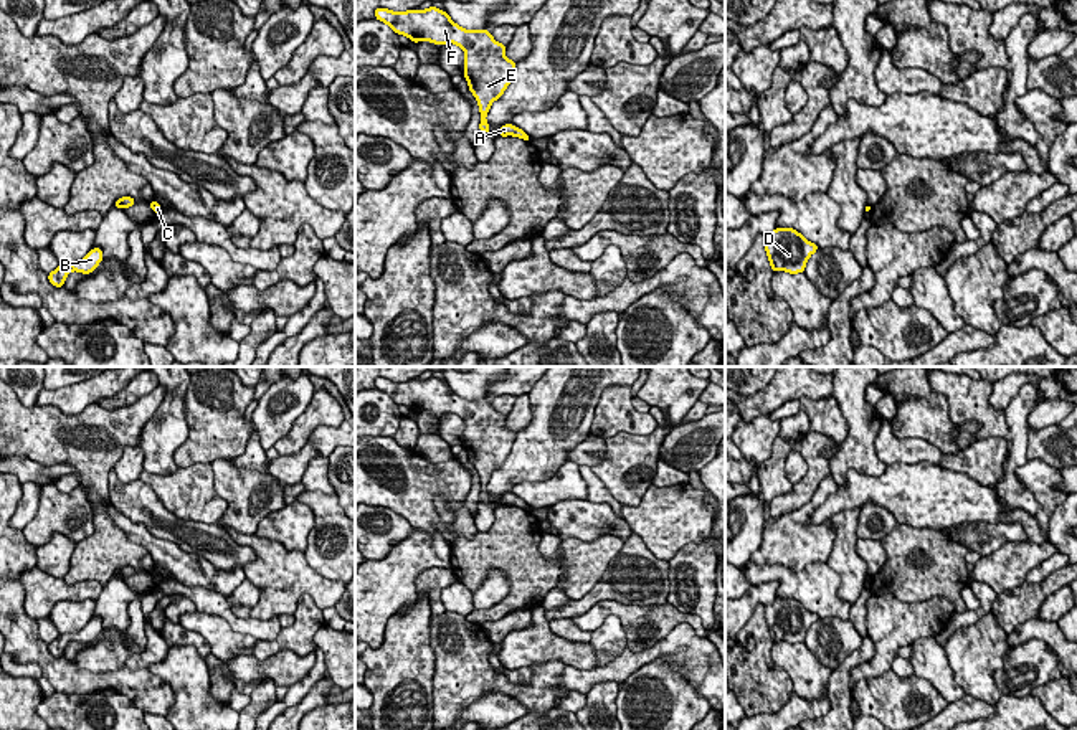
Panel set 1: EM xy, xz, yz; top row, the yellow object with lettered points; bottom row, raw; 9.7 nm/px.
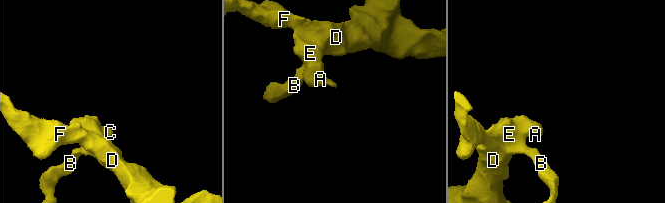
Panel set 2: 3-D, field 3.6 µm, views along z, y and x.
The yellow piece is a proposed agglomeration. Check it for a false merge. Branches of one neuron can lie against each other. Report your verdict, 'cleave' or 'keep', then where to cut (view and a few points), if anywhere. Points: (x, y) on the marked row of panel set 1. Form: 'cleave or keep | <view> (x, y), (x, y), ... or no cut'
keep | no cut

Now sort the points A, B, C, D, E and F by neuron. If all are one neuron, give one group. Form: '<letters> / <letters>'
A B C D E F

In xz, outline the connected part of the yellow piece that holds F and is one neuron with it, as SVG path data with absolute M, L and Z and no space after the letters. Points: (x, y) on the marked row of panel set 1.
M378 7L375 8L375 18L387 23L396 35L408 36L413 43L425 40L439 46L454 43L464 50L464 78L479 104L479 130L489 134L491 127L486 116L491 104L510 84L517 66L504 56L507 45L497 43L487 30L461 28L446 12L436 7L398 13Z

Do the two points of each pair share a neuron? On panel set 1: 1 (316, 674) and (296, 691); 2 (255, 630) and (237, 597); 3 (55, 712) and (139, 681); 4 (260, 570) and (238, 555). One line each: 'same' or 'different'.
1: same
2: different
3: different
4: different

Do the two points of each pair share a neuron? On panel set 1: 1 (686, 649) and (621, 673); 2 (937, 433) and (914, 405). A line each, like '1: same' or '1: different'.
1: same
2: same

